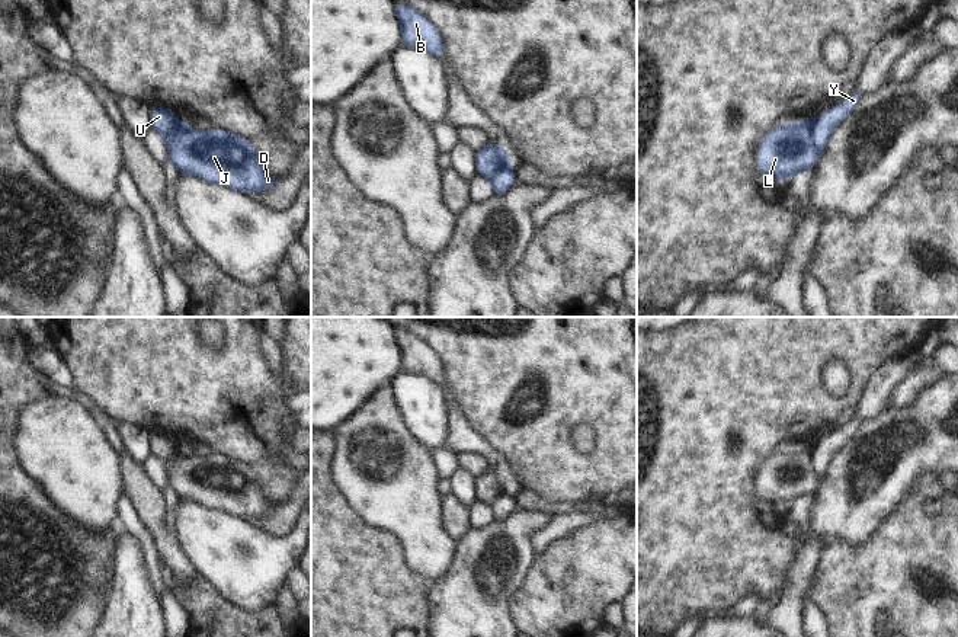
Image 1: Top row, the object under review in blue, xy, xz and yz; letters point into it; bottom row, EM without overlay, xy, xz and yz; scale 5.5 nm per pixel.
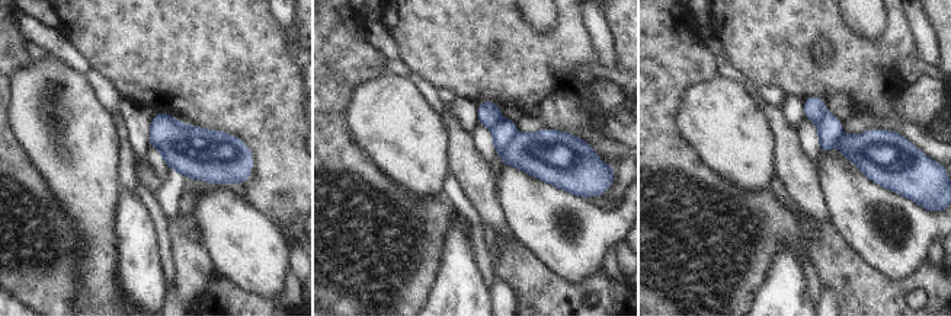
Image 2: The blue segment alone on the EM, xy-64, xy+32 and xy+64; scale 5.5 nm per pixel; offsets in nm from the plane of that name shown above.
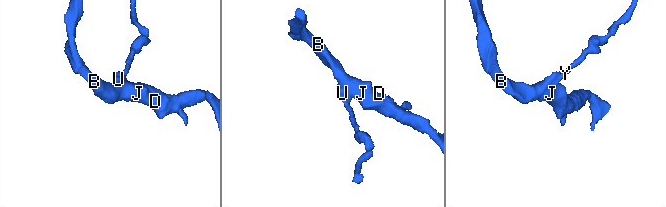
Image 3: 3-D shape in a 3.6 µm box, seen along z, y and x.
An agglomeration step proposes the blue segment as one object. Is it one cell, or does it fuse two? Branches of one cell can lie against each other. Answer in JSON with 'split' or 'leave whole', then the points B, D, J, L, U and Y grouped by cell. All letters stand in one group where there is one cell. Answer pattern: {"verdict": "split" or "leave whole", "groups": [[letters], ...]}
{"verdict": "split", "groups": [["B", "D", "J", "L", "U"], ["Y"]]}

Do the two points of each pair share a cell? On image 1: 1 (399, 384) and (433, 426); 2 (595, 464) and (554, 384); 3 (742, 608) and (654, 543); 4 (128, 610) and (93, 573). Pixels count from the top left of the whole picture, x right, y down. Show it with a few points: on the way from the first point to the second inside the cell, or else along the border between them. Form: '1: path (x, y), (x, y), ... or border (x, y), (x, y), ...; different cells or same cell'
1: path (409, 394), (422, 407), (425, 416); same cell
2: path (572, 457), (554, 439), (554, 407); same cell
3: border (761, 599), (749, 595), (730, 610); different cells
4: border (114, 554), (105, 611), (99, 621); different cells

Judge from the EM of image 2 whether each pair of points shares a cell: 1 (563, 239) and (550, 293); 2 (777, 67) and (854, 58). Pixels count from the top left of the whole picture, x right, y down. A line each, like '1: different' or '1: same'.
1: different
2: same

